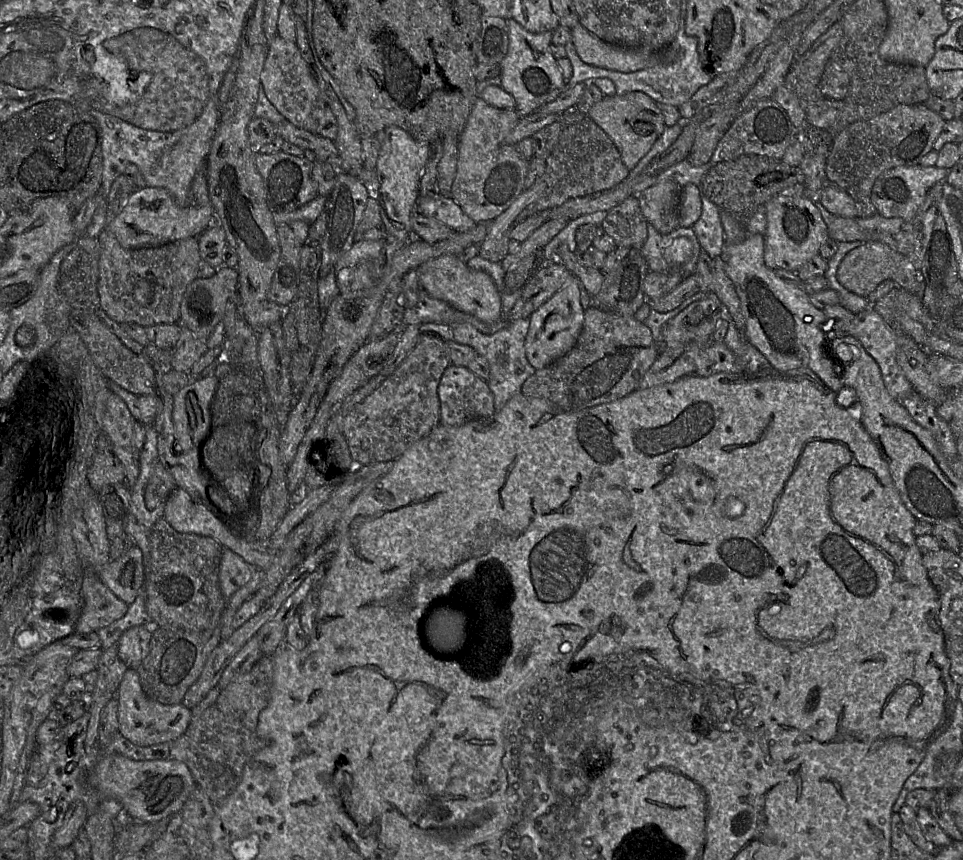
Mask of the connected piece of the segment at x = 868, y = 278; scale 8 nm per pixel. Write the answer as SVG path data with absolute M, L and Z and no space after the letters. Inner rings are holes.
M880 241L863 242L849 251L839 264L837 279L847 291L864 298L867 298L885 280L892 280L896 286L920 296L923 296L925 290L925 283L920 273L912 267L909 259Z

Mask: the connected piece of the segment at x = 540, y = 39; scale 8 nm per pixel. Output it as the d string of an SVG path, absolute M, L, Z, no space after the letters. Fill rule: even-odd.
M506 19L508 26L508 51L500 65L501 87L511 94L516 102L515 110L525 116L533 113L546 102L555 99L565 88L566 82L550 52L552 31L530 33L513 19Z

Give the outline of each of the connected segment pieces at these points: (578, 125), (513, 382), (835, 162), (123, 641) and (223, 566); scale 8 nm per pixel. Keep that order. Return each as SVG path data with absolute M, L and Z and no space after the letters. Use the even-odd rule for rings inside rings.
M574 107L568 108L558 116L561 126L558 142L547 157L543 176L496 219L489 223L484 241L479 245L478 255L498 263L509 253L509 233L514 226L524 222L534 214L560 206L570 199L585 197L608 190L629 175L620 153L612 139L588 116Z
M520 318L506 324L494 334L484 334L470 323L453 323L451 325L440 323L423 323L419 326L420 333L438 335L445 340L454 340L458 344L472 347L479 356L484 357L489 364L490 373L486 380L494 397L495 412L500 411L508 400L521 392L521 387L536 369L529 363L525 353L525 338L530 326L529 318Z
M924 103L898 104L870 119L855 121L834 138L826 160L826 178L852 197L857 217L871 217L877 214L871 200L875 180L886 170L920 164L921 159L933 149L944 124L945 120Z
M149 625L127 629L117 643L119 658L129 668L137 669L149 654L151 637L152 628Z
M228 548L223 549L219 568L219 584L226 600L251 579L253 568L256 567L248 564L240 555Z

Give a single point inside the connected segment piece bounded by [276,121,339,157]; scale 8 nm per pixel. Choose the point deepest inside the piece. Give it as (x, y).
(314, 143)

